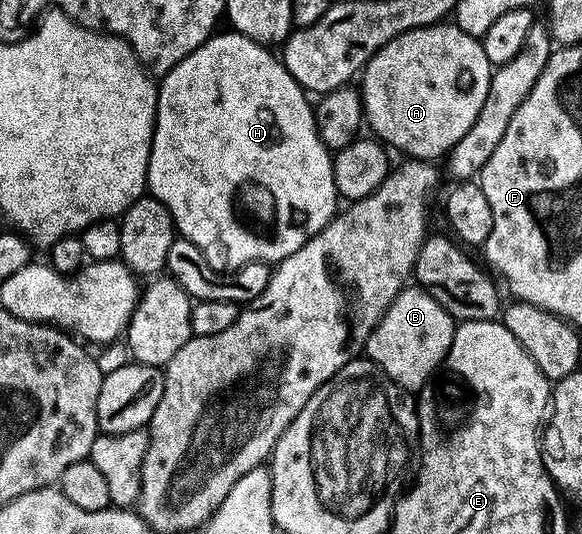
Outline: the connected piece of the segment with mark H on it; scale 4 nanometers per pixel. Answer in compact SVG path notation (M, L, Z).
M227 30L219 36L213 34L206 43L198 46L178 66L162 77L156 93L156 129L148 159L147 191L155 196L172 216L175 231L185 240L203 250L208 259L221 269L228 270L241 264L279 262L294 254L310 238L314 238L331 222L338 211L338 193L334 182L333 153L324 145L318 134L316 114L309 93L286 70L283 59L265 45L246 38L235 30Z

